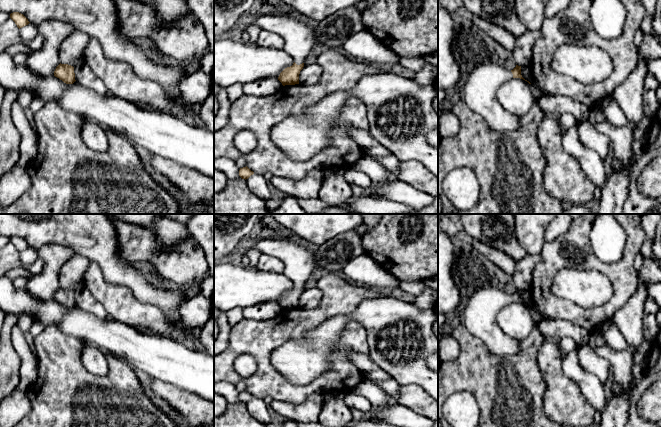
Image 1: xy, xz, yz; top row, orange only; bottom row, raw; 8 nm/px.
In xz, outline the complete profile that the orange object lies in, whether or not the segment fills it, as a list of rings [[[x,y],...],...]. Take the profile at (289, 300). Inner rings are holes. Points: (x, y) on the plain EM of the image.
[[[288,237],[279,240],[264,239],[256,242],[253,248],[283,262],[284,274],[293,282],[294,287],[280,297],[278,304],[283,310],[299,308],[304,284],[317,268],[315,252],[297,245]]]

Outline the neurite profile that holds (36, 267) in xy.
[[[37,259],[33,264],[28,267],[28,271],[31,275],[38,274],[43,268],[43,262],[41,259]]]

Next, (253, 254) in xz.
[[[251,248],[246,251],[246,255],[250,260],[251,266],[254,266],[258,263],[260,256],[262,253],[255,248]]]

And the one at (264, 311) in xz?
[[[267,301],[243,309],[243,315],[247,319],[266,321],[277,317],[283,311],[282,307],[274,301]]]

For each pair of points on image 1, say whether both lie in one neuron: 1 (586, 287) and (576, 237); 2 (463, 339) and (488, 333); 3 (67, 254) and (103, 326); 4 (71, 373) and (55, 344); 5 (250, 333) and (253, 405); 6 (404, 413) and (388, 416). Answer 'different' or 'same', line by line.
1: different
2: different
3: different
4: same
5: different
6: same

